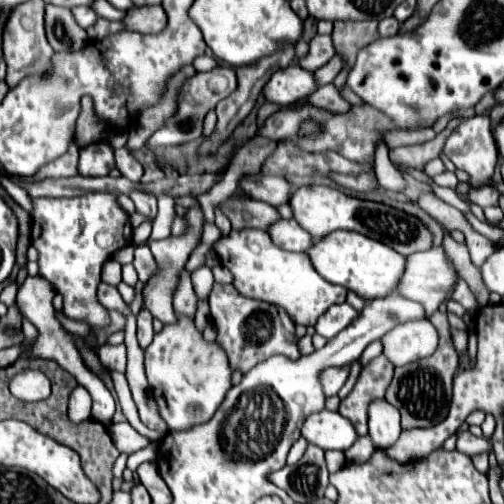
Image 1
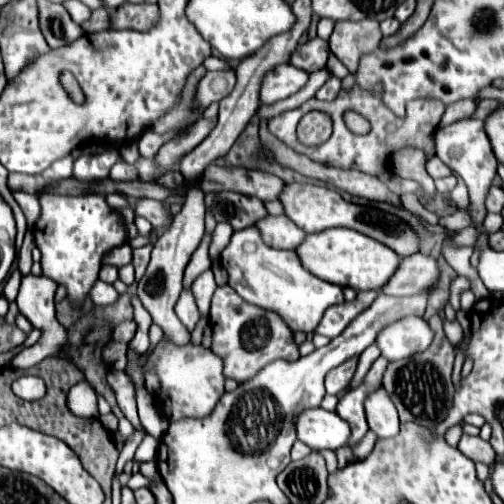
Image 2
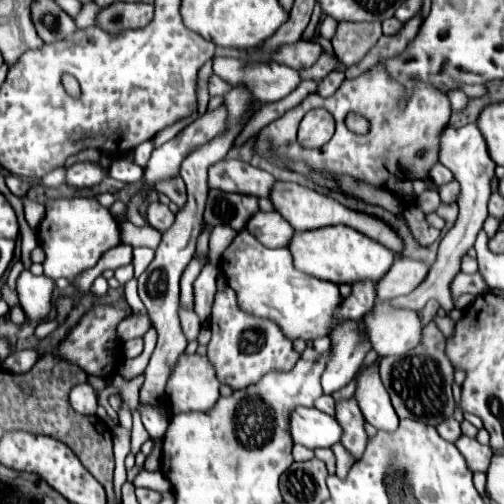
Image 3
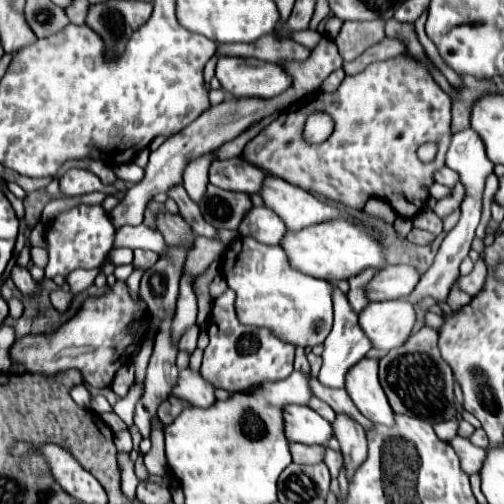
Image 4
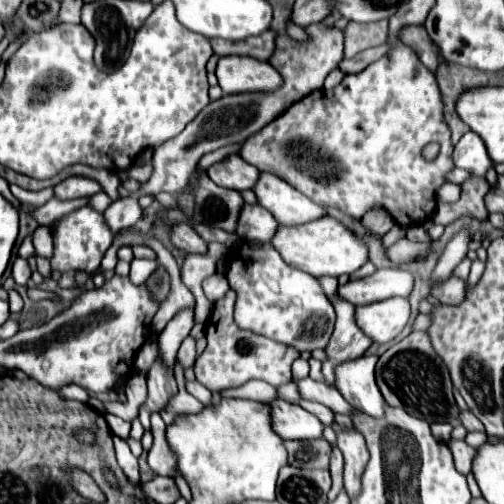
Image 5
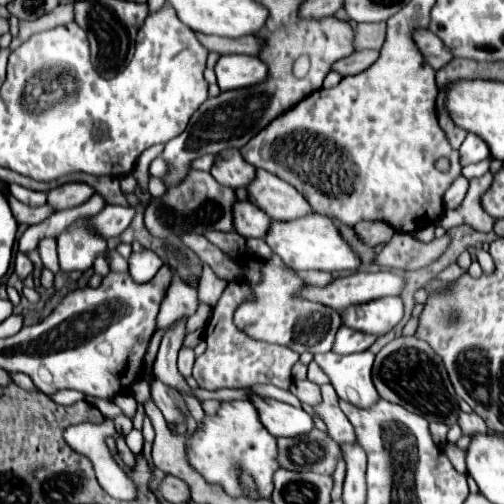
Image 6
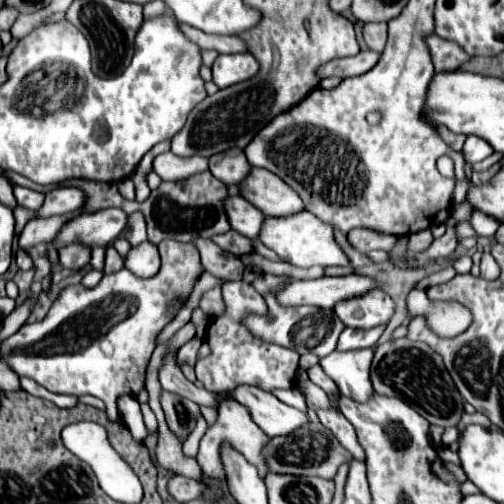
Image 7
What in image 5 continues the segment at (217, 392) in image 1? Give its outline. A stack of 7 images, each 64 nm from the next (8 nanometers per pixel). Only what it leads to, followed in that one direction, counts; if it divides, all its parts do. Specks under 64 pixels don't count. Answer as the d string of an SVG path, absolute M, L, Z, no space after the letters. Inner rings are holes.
M186 382L186 390L194 396L194 398L198 398L204 406L208 406L210 404L210 400L212 400L212 392L206 388L206 386L202 386L200 382Z

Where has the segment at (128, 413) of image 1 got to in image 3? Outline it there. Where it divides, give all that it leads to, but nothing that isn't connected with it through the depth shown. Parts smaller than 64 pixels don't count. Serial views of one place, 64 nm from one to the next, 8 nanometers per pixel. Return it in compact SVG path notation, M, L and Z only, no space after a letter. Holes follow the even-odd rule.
M144 373L130 381L124 380L119 374L115 374L110 378L112 378L111 384L120 390L121 400L128 404L131 412L133 412L139 404L139 391L144 383Z

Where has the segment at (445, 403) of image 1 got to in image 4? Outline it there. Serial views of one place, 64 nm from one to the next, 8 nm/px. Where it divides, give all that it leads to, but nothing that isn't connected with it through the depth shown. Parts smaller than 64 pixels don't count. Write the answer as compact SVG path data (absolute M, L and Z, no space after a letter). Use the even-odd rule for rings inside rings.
M420 328L400 348L394 348L380 360L378 378L394 412L422 418L430 424L456 420L454 406L454 378L450 366L442 360L436 346L436 330Z

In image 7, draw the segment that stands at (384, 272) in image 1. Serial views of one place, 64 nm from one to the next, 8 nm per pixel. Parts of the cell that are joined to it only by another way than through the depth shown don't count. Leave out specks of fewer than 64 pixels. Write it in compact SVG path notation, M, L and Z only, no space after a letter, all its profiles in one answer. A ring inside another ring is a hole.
M308 210L296 212L292 216L280 216L280 218L268 218L266 216L258 240L266 248L274 250L284 262L298 266L298 268L310 268L310 266L326 268L326 266L336 266L336 264L340 264L340 266L348 264L346 254L340 250L340 246L334 240L332 226L322 222L320 218L316 218Z

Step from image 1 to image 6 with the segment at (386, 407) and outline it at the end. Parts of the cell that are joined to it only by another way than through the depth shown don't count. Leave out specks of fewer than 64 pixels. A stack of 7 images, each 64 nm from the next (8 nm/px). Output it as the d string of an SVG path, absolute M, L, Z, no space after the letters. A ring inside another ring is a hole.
M370 350L348 356L336 356L334 352L328 352L318 354L314 360L326 372L342 400L360 408L370 408L380 400L370 376L374 362L374 354Z

